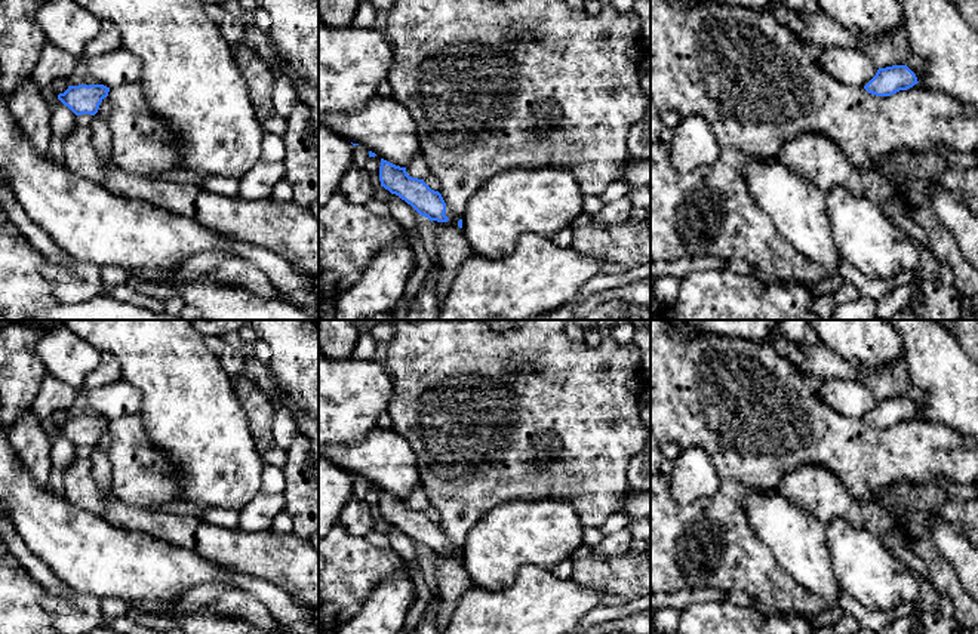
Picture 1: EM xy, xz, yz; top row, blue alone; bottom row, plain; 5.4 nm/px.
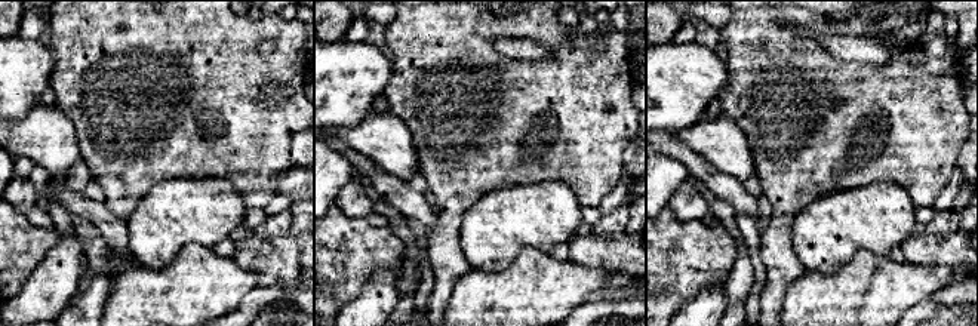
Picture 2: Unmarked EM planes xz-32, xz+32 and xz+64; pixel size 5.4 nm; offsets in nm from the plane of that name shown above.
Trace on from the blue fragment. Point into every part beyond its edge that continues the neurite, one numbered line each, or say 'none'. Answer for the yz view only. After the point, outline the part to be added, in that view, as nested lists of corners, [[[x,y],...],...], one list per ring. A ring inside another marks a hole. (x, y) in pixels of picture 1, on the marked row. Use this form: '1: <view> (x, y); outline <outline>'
none

